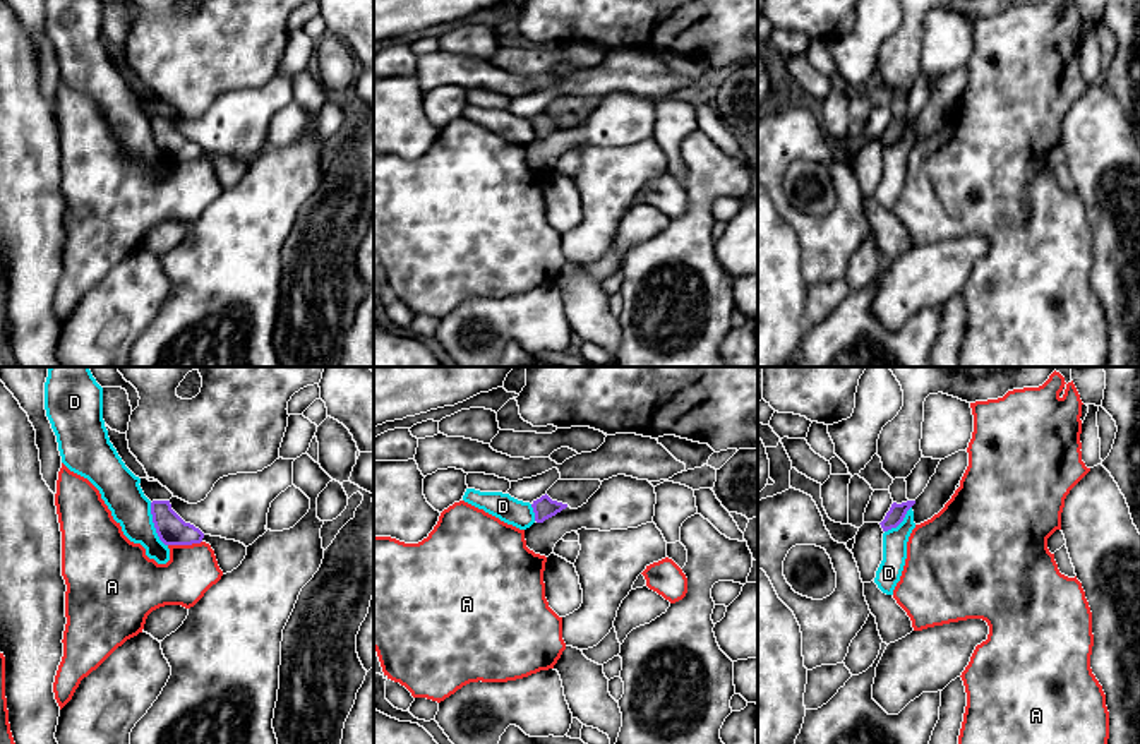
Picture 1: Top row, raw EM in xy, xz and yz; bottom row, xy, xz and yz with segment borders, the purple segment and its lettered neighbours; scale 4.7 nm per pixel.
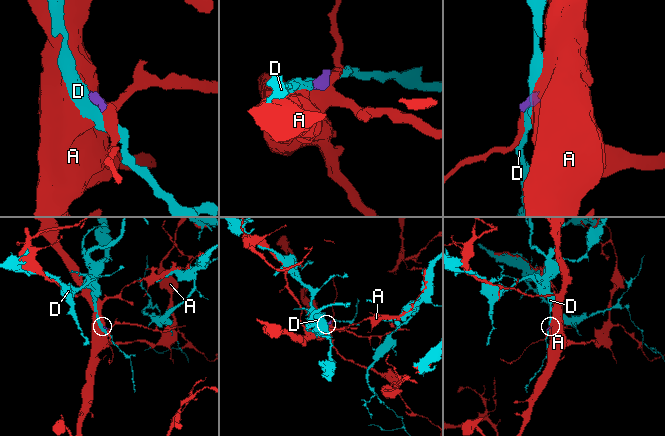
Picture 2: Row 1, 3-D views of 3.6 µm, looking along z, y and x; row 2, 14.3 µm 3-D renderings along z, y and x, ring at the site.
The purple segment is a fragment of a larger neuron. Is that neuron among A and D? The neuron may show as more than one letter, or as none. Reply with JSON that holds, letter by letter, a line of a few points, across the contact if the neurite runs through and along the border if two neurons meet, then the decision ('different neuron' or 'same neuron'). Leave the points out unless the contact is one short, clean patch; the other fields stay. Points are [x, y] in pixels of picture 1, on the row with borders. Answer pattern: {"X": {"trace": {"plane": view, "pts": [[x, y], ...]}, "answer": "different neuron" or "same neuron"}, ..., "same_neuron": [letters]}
{"A": {"trace": {"plane": "xy", "pts": [[201, 540], [168, 546]]}, "answer": "different neuron"}, "D": {"trace": {"plane": "xy", "pts": [[150, 503], [155, 532], [167, 546]]}, "answer": "different neuron"}, "same_neuron": []}

